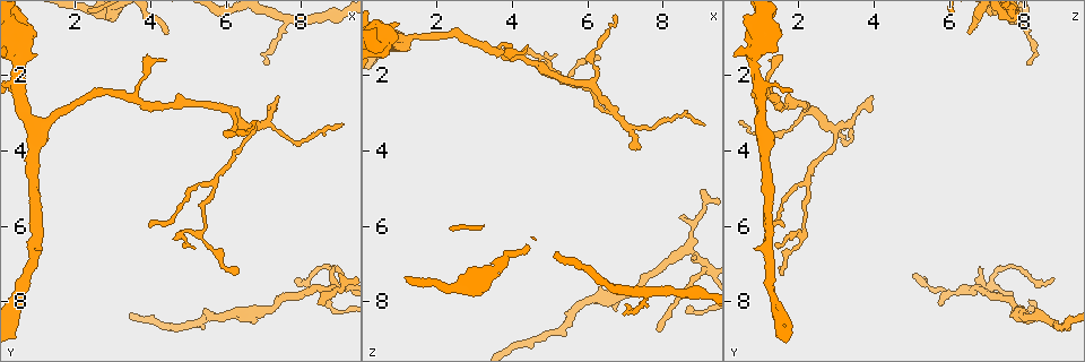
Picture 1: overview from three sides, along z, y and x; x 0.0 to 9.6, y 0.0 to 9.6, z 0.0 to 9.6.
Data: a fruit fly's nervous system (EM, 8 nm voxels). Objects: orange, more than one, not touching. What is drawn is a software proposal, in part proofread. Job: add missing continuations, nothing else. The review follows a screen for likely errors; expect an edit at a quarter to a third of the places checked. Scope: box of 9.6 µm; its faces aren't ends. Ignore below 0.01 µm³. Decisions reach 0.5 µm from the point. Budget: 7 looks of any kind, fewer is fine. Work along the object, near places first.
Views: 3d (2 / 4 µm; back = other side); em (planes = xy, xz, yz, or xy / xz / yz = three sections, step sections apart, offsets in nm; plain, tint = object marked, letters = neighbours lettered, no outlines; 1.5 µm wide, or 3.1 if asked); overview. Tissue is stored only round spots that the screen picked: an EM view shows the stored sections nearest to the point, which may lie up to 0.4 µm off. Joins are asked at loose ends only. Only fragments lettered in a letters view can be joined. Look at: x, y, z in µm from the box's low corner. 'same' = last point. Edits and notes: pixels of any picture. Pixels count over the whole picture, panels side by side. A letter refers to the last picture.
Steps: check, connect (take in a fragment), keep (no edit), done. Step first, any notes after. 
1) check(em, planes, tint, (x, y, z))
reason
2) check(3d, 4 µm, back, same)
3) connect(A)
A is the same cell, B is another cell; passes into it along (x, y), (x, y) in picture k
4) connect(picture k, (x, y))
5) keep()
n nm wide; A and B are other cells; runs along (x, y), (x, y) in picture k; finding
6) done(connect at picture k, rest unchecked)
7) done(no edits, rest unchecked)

check(em, planes, plain, (4.40, 0.90, 6.45))
thin end

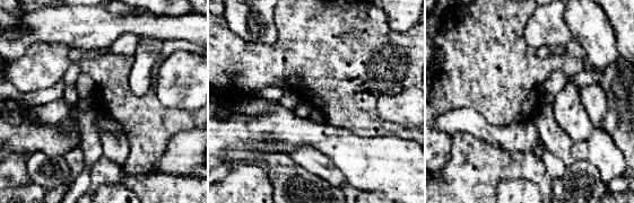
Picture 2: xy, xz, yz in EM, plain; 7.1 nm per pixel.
check(em, planes, letters, same)

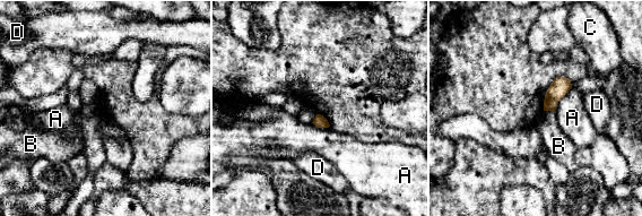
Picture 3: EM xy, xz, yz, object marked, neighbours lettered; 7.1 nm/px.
keep()
90 nm wide; A, B, C and D are other cells; border along (544, 110), (554, 111) in picture 3; none of them fits

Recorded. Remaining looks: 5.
check(em, xz, step 8, letters, (6.95, 1.60, 8.15))
thin end

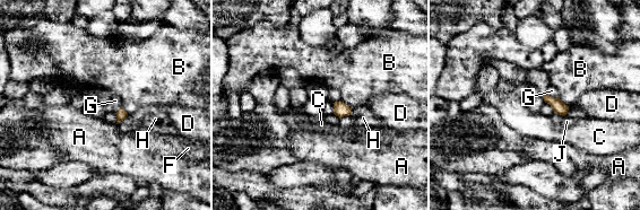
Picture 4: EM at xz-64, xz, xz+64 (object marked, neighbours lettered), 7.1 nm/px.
check(em, planes, letters, same)

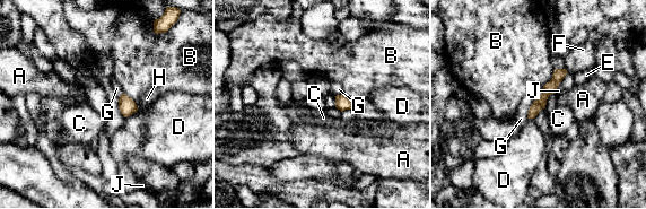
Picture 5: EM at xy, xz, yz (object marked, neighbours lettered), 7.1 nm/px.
keep()
A, B, C, D, E, F, G, H and J are other cells; no lettered fragment goes on from it

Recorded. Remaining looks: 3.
check(em, planes, tint, (6.25, 7.05, 1.45))
an open end

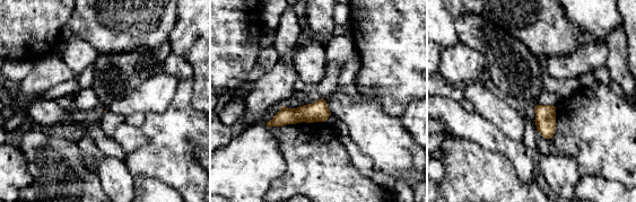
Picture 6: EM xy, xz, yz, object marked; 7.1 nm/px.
check(em, planes, letters, same)
what lies round it

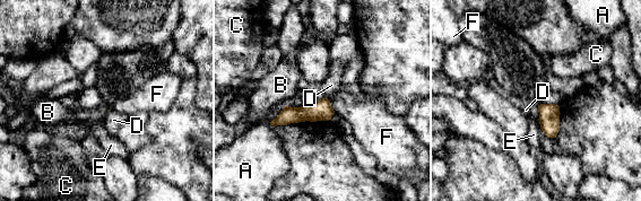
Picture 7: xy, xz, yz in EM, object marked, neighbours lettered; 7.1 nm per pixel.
keep()
A, B, C, D, E and F are other cells; border along (329, 99), (335, 112) in picture 7; no lettered fragment goes on from it

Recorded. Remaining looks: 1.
done(no edits, rest unchecked)

